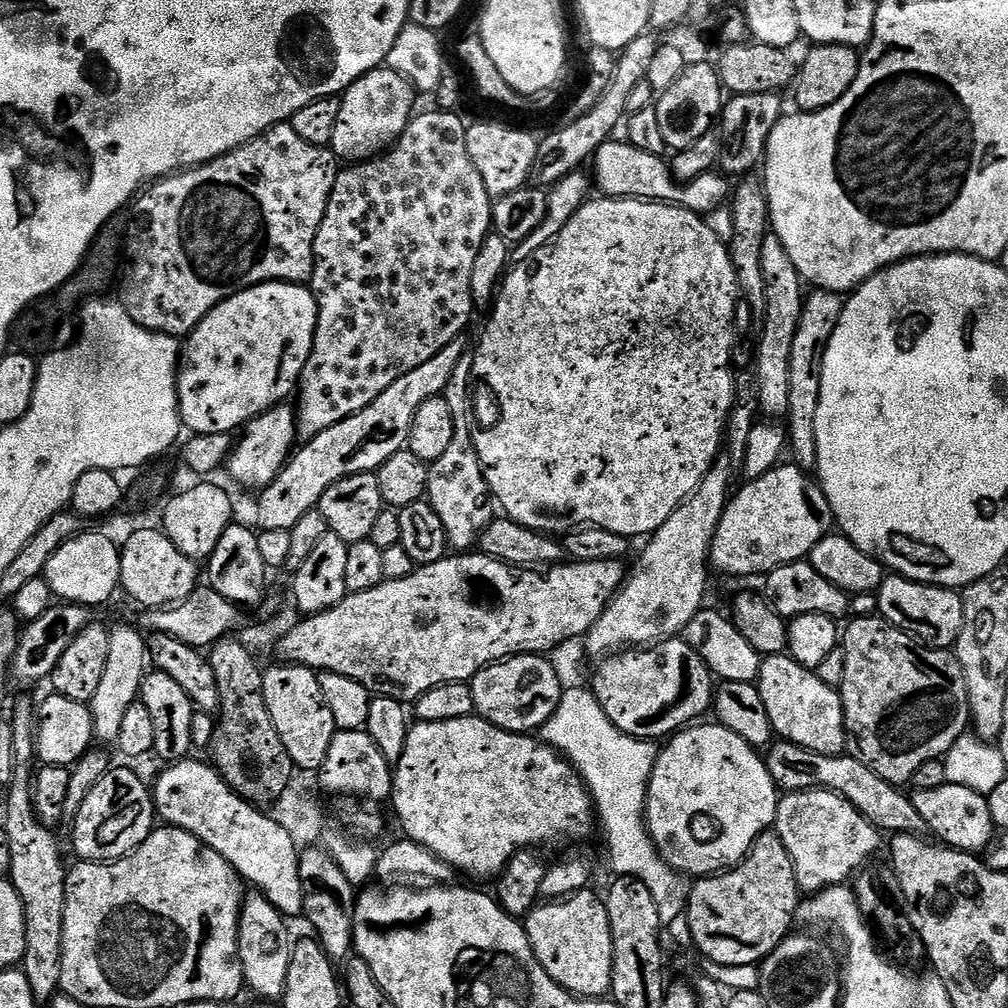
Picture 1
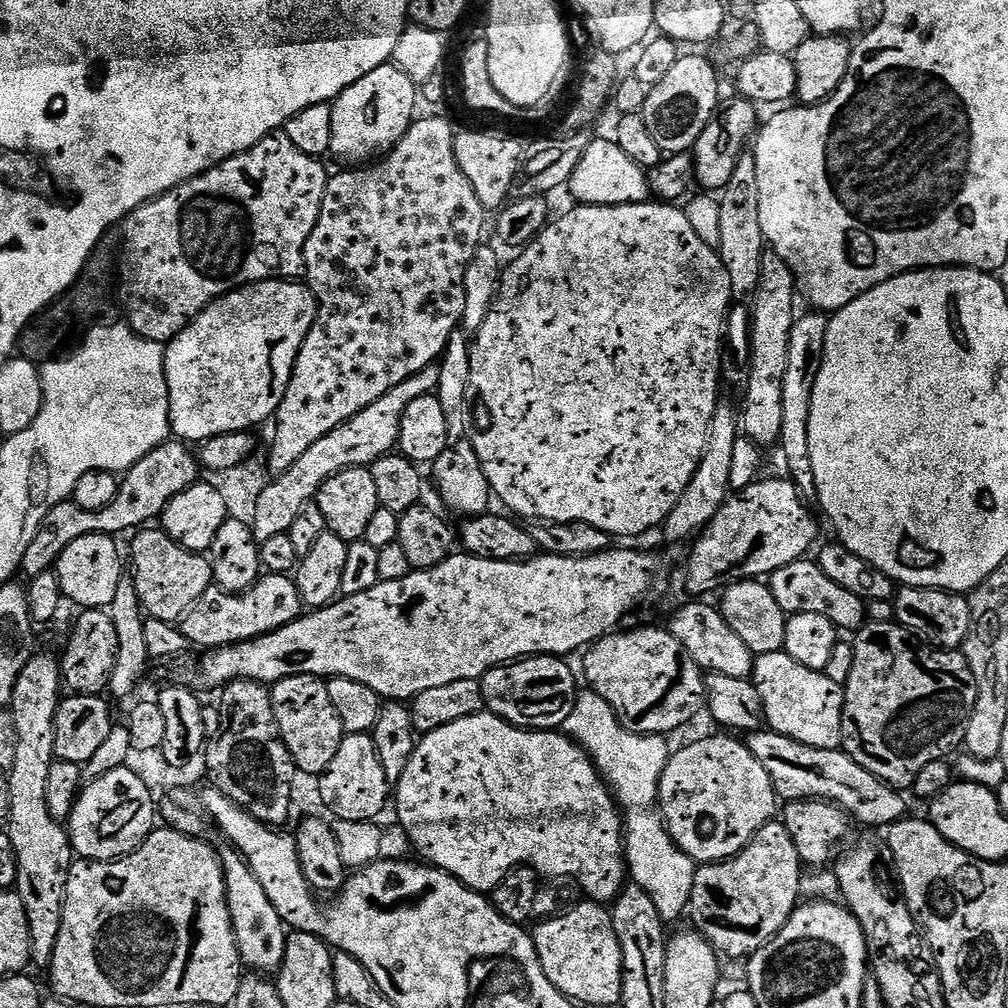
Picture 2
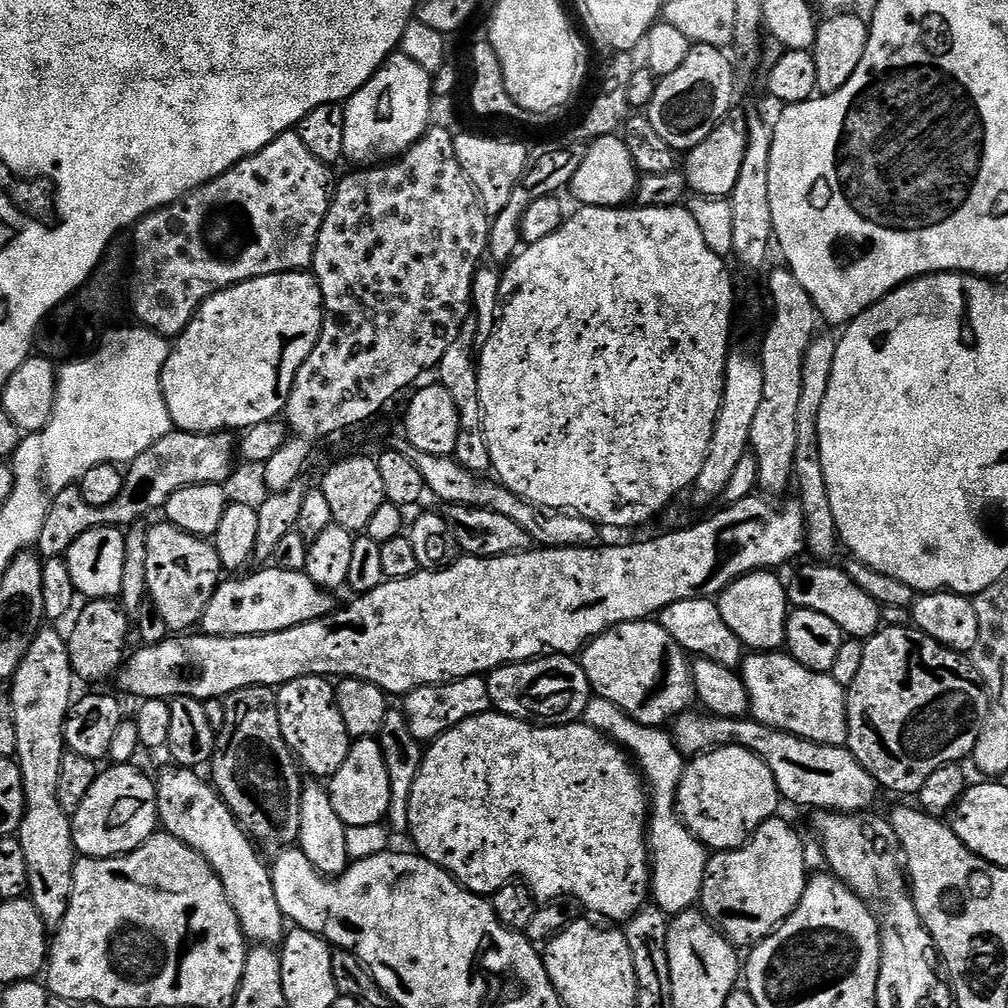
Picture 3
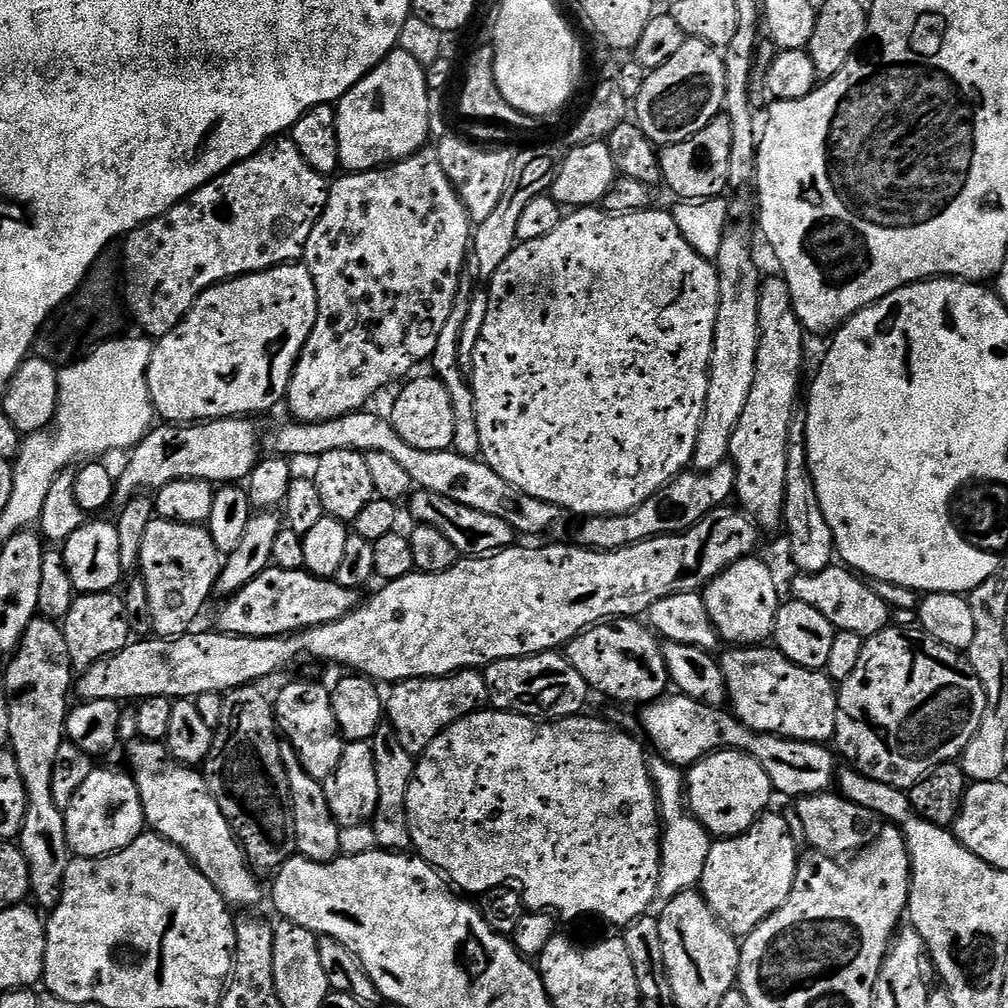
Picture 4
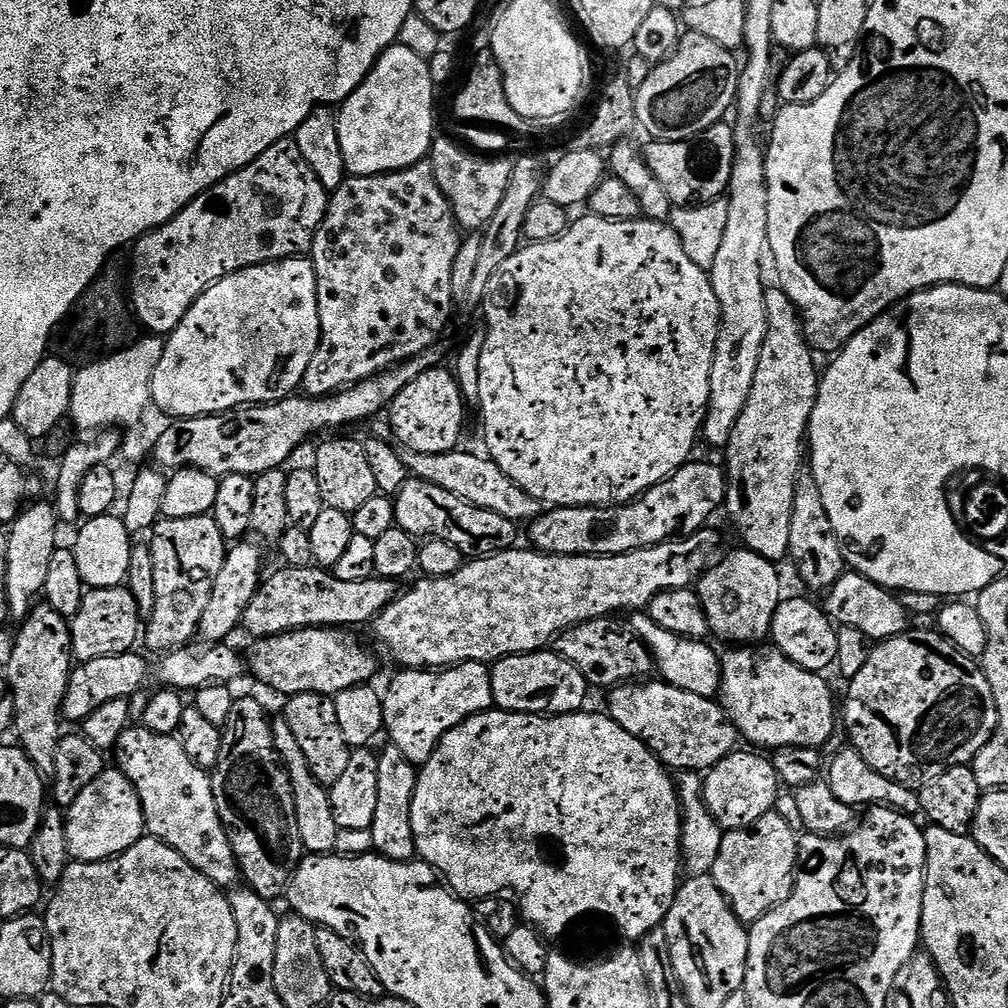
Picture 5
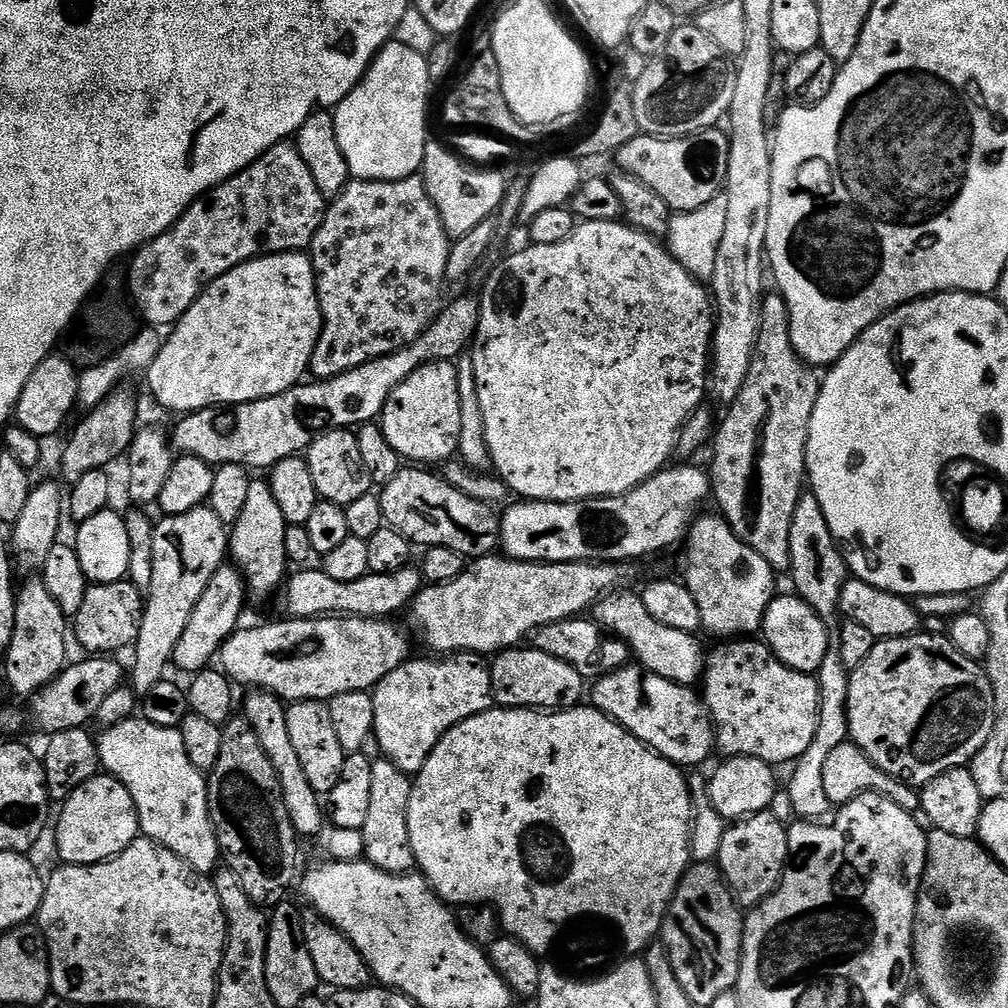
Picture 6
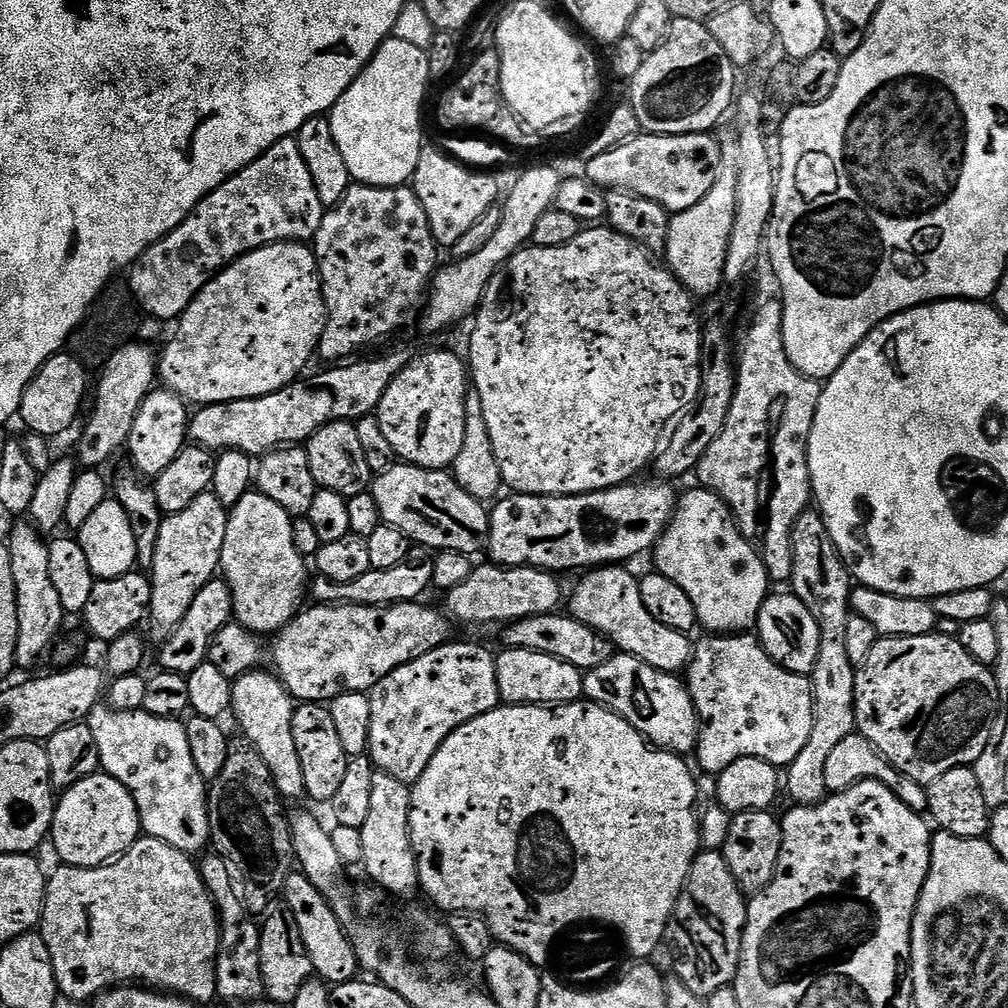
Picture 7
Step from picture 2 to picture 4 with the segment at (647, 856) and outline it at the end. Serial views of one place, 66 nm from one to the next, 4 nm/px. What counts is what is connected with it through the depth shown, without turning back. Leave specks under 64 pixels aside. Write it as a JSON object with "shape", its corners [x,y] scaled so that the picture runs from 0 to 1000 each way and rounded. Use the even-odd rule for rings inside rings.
{"shape":[[[658,752],[648,753],[645,761],[647,776],[651,780],[651,792],[655,796],[657,814],[654,888],[660,894],[665,894],[673,887],[688,884],[693,878],[696,863],[700,863],[700,851],[704,851],[708,833],[681,801],[680,767],[670,758],[666,758],[664,754]]]}

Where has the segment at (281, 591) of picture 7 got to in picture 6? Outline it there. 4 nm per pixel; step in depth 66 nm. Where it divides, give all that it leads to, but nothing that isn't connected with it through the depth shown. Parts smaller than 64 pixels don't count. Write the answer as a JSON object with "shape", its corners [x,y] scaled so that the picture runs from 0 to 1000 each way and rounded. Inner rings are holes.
{"shape":[[[251,475],[240,514],[228,524],[228,552],[235,556],[231,557],[240,564],[245,582],[249,586],[251,583],[258,595],[264,594],[274,582],[277,584],[287,570],[288,557],[284,550],[286,522],[280,506],[276,506],[276,498],[272,498],[270,483],[261,475]]]}

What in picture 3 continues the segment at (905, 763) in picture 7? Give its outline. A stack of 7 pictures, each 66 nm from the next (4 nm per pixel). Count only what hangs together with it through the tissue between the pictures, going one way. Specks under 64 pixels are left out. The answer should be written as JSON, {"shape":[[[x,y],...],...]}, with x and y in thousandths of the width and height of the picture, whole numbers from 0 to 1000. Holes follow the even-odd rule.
{"shape":[[[908,621],[900,623],[878,623],[861,632],[857,636],[857,648],[855,649],[855,661],[851,664],[851,673],[839,684],[841,691],[841,737],[839,739],[845,750],[852,758],[862,766],[874,783],[882,782],[885,786],[904,786],[910,788],[915,784],[919,772],[933,761],[946,758],[963,751],[966,740],[970,736],[972,717],[980,706],[980,693],[972,680],[972,671],[964,664],[963,654],[957,653],[953,648],[947,647],[945,643],[938,643],[927,633],[923,633],[917,627],[911,626]]]}

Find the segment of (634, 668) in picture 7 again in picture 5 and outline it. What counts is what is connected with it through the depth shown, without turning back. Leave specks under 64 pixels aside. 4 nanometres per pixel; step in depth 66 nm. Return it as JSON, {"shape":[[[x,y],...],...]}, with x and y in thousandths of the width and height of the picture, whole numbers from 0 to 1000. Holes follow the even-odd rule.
{"shape":[[[654,673],[648,675],[648,679],[612,679],[602,688],[601,706],[617,724],[621,724],[621,728],[629,728],[629,732],[636,734],[656,758],[675,766],[698,768],[716,756],[716,752],[731,745],[730,722],[707,691],[673,685],[673,681],[661,679]]]}

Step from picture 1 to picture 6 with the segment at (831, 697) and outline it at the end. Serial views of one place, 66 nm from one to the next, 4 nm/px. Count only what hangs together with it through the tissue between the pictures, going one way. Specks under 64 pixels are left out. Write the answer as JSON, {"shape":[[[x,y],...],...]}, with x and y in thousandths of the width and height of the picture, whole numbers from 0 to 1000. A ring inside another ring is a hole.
{"shape":[[[738,633],[733,637],[718,637],[715,643],[710,643],[707,647],[703,646],[698,660],[698,670],[696,672],[696,693],[702,700],[702,706],[706,709],[706,716],[710,724],[710,742],[718,745],[719,751],[728,750],[747,750],[756,756],[773,760],[773,758],[785,759],[793,754],[800,744],[804,744],[804,736],[808,736],[808,728],[812,724],[812,708],[813,707],[813,677],[809,670],[793,667],[787,663],[781,663],[770,650],[766,648],[761,639],[750,633]]]}

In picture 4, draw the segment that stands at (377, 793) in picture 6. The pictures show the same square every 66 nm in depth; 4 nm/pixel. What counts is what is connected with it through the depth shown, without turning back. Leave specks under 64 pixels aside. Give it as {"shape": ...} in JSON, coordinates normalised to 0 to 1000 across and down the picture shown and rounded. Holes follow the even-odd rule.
{"shape":[[[384,716],[375,720],[367,737],[371,744],[371,760],[375,760],[375,804],[367,815],[371,823],[373,841],[382,845],[405,845],[409,841],[409,828],[405,818],[403,788],[407,784],[413,754],[403,744],[403,740],[399,740],[395,728]]]}

